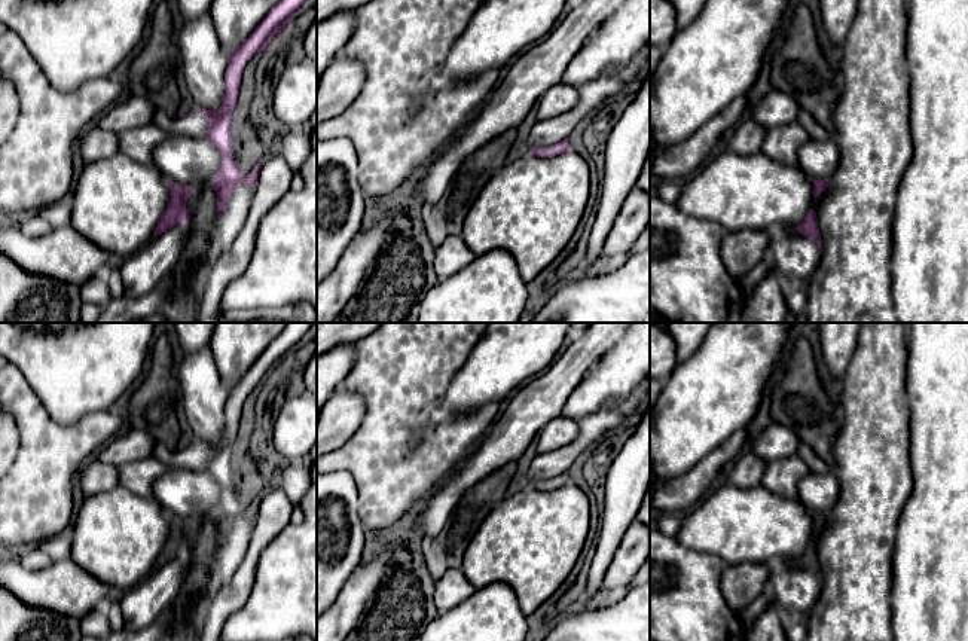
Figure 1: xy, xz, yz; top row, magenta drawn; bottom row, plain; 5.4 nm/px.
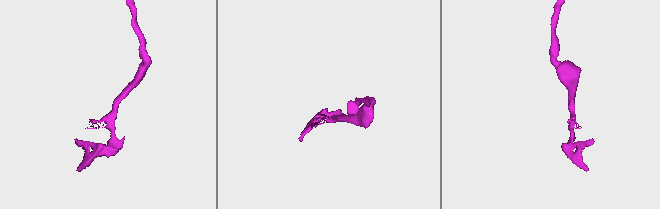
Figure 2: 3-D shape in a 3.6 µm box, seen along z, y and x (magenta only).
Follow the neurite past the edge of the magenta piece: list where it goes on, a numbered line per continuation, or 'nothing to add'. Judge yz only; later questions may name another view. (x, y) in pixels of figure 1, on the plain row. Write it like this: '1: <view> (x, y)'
1: yz (814, 461)

